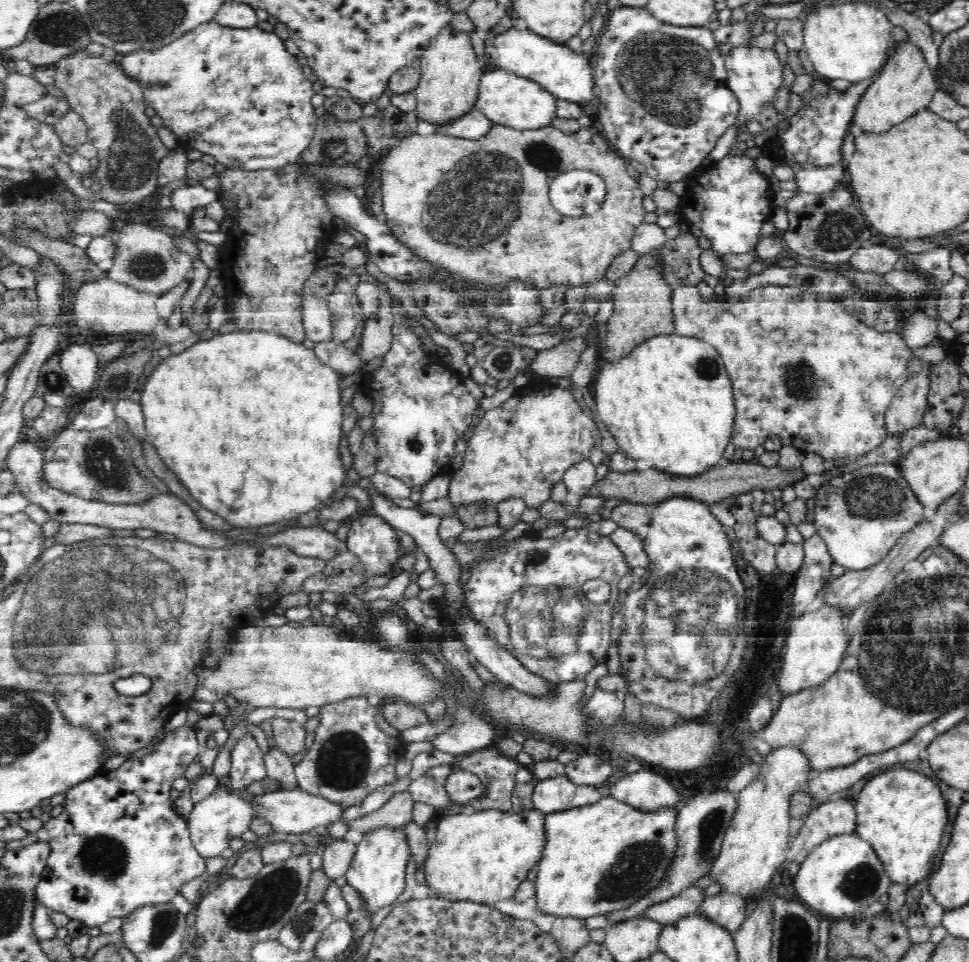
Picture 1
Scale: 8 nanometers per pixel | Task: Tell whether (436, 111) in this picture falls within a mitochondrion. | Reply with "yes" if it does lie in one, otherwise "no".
no

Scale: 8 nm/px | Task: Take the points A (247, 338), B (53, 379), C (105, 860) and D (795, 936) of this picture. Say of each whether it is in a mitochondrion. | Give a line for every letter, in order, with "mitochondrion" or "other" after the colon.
A: other
B: mitochondrion
C: mitochondrion
D: mitochondrion

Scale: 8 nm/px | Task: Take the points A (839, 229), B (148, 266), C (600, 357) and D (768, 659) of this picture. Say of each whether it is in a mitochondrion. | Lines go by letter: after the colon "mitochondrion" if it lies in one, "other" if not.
A: mitochondrion
B: mitochondrion
C: other
D: mitochondrion

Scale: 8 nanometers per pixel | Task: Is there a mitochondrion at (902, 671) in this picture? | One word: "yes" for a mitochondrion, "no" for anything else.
yes

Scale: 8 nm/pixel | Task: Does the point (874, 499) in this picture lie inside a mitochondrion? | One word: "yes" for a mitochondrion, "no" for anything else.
yes

